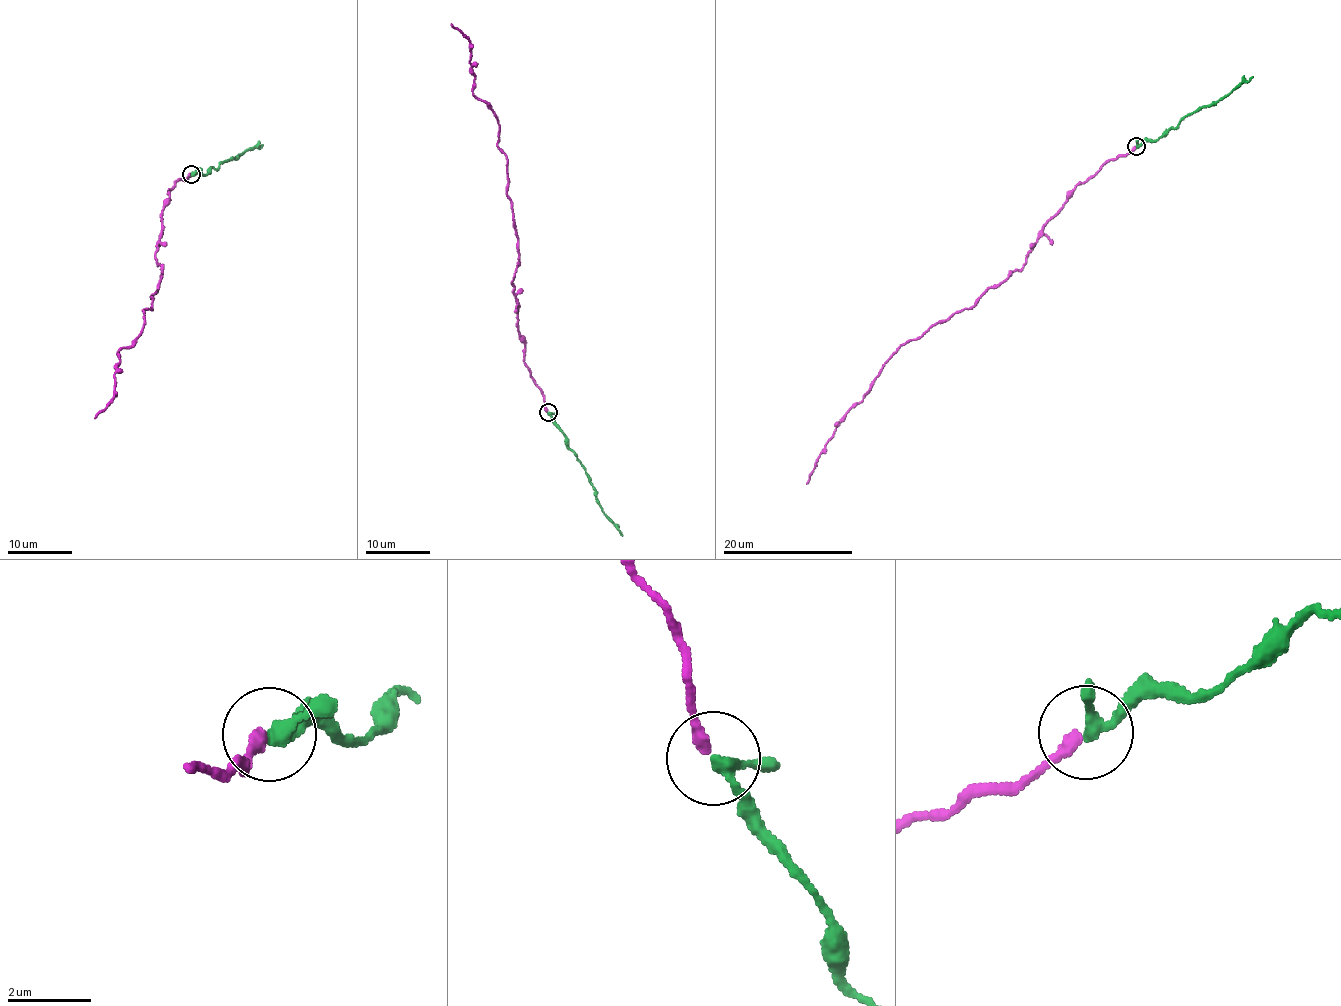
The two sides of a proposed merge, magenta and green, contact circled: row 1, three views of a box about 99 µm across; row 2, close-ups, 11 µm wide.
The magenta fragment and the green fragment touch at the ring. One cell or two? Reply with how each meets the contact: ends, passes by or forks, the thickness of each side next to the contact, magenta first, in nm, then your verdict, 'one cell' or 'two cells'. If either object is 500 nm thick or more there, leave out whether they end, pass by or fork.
magenta ends; green passes by; calibres 280 and 240 nm; one cell

